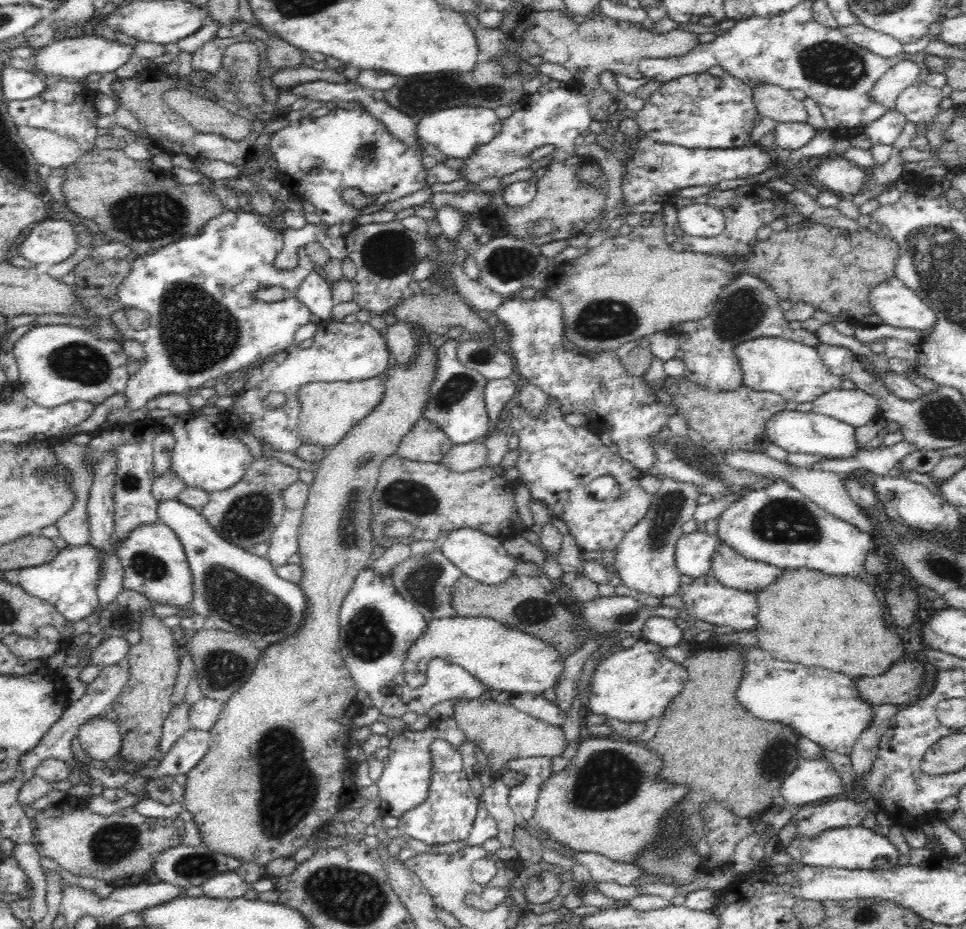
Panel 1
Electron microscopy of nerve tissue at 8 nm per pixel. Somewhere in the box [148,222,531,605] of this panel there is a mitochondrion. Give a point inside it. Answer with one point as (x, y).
(197, 333)

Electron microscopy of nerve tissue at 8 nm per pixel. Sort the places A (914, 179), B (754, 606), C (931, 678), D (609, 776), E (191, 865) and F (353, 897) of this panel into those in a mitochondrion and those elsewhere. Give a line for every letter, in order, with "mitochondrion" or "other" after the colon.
A: other
B: other
C: other
D: mitochondrion
E: mitochondrion
F: mitochondrion

